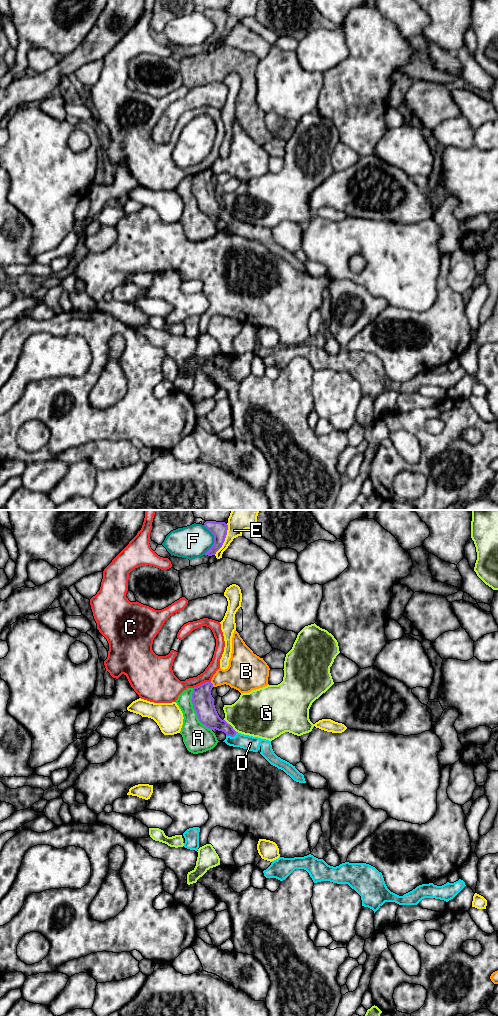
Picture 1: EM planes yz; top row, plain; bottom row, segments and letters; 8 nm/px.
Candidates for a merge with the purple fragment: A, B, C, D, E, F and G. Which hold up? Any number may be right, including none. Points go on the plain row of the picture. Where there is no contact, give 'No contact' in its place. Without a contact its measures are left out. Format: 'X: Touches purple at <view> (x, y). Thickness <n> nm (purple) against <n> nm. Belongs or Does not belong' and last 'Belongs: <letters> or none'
A: Touches purple at yz (194, 197). Thickness 180 nm (purple) against 240 nm. Does not belong
B: Touches purple at yz (212, 172). Thickness 180 nm (purple) against 260 nm. Does not belong
C: Touches purple at yz (201, 172). Thickness 180 nm (purple) against 190 nm. Does not belong
D: Touches purple at yz (231, 224). Thickness 160 nm (purple) against 120 nm. Belongs
E: Touches purple at yz (224, 27). Thickness 130 nm (purple) against 160 nm. Does not belong
F: Touches purple at yz (214, 28). Thickness 130 nm (purple) against 260 nm. Does not belong
G: Touches purple at yz (231, 214). Thickness 160 nm (purple) against 380 nm. Does not belong
Belongs: D

